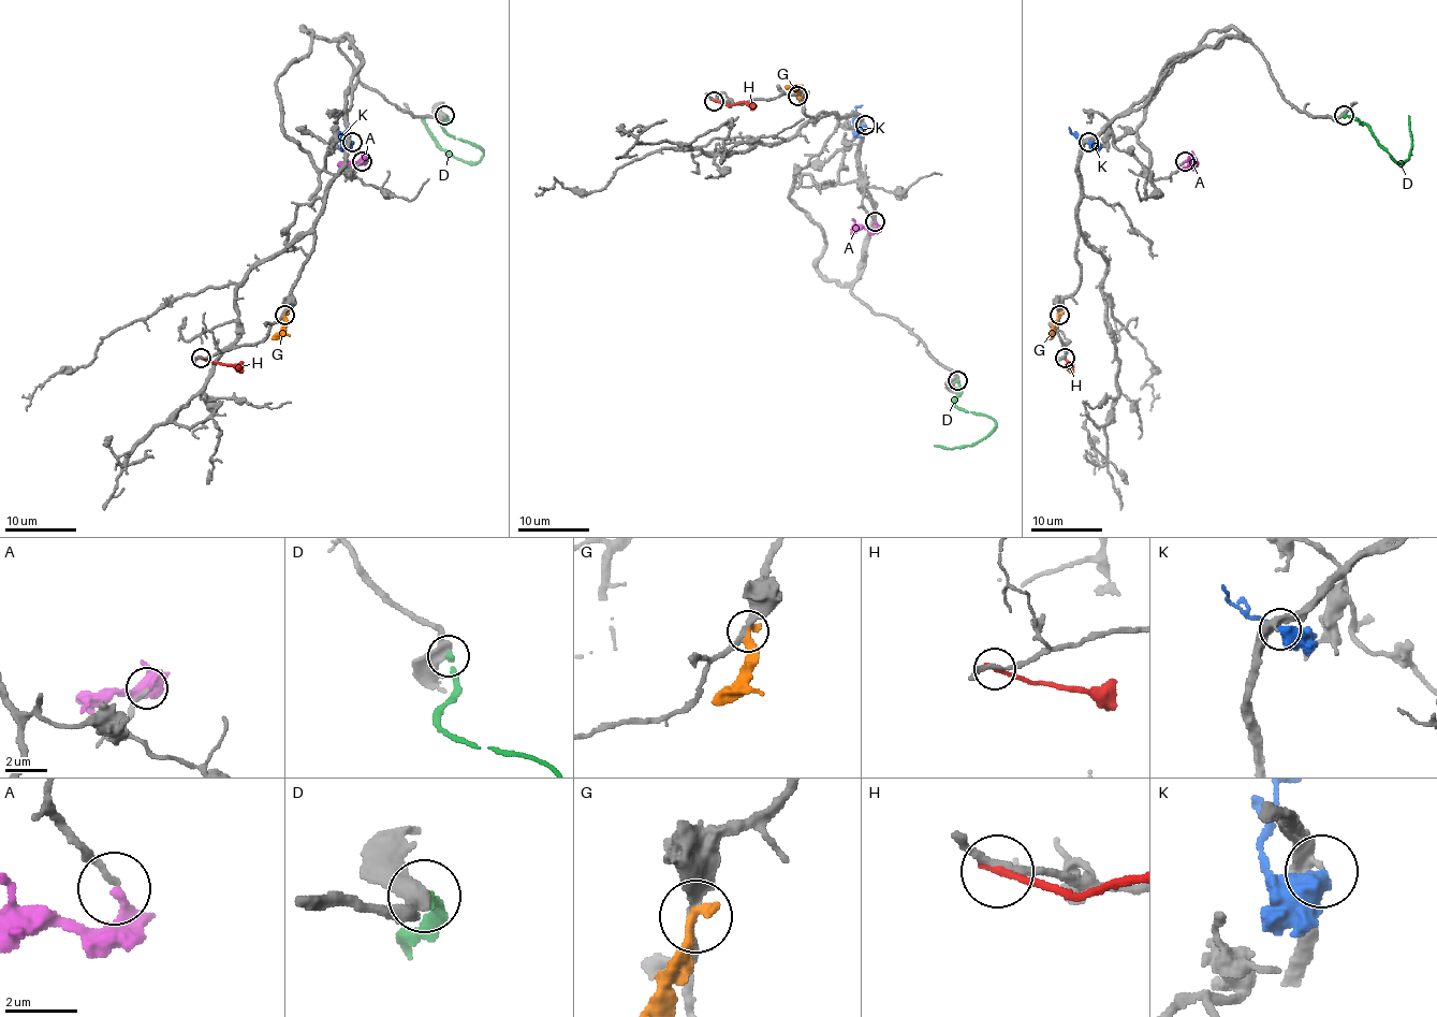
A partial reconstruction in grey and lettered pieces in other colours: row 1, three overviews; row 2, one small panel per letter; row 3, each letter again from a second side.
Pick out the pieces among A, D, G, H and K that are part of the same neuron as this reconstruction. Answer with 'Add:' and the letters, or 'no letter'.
Add: no letter

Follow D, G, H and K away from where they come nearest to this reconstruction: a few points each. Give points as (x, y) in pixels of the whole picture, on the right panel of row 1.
D: (1345, 115), (1367, 126), (1394, 161), (1404, 163), (1412, 142), (1409, 115)
G: (1059, 315), (1049, 339)
H: (1065, 358), (1070, 372)
K: (1088, 142), (1072, 134), (1068, 128)

